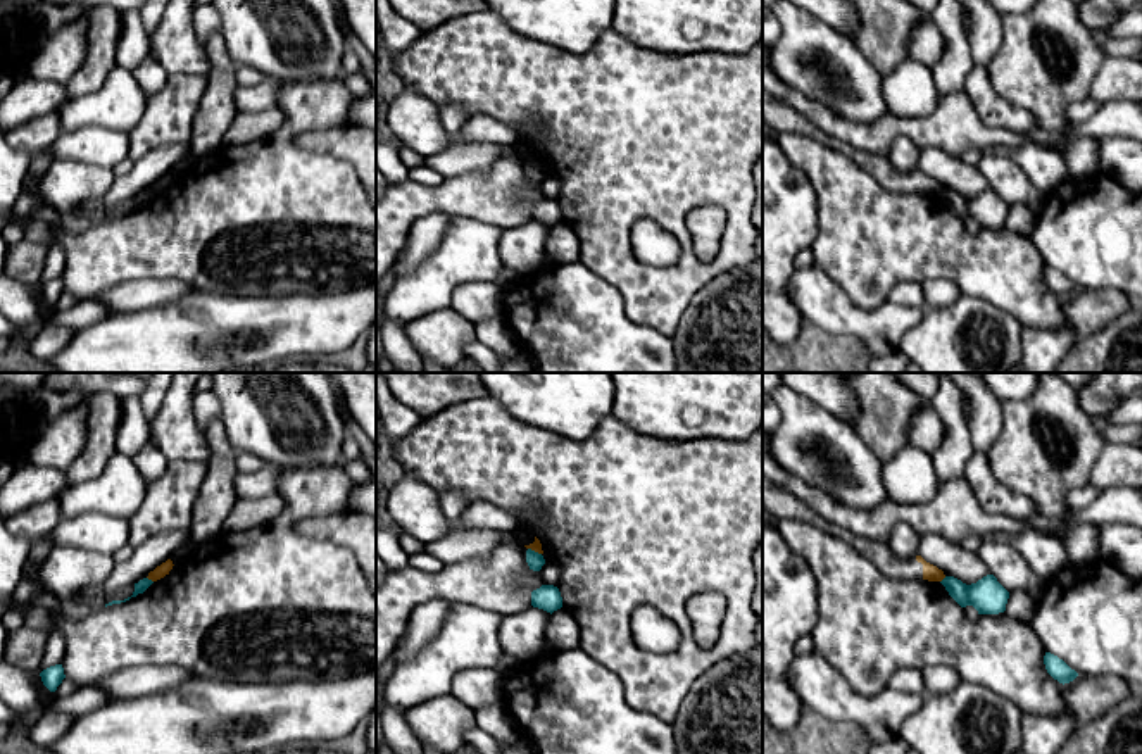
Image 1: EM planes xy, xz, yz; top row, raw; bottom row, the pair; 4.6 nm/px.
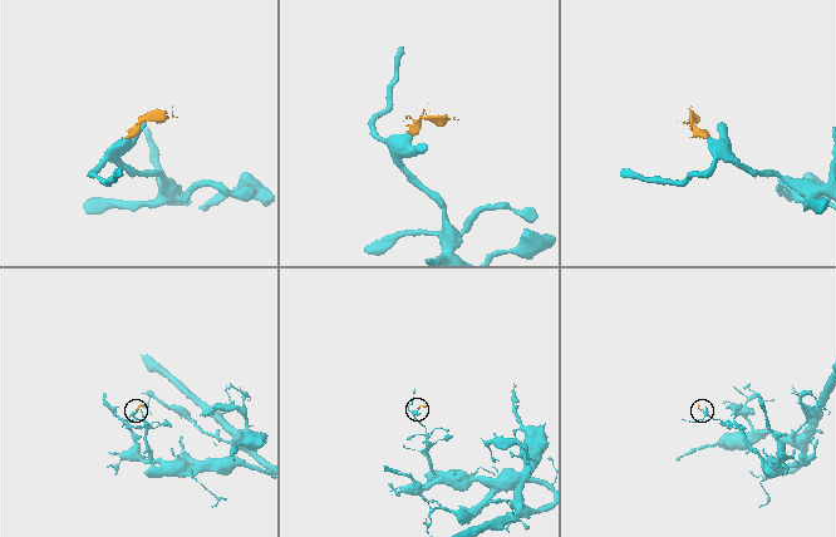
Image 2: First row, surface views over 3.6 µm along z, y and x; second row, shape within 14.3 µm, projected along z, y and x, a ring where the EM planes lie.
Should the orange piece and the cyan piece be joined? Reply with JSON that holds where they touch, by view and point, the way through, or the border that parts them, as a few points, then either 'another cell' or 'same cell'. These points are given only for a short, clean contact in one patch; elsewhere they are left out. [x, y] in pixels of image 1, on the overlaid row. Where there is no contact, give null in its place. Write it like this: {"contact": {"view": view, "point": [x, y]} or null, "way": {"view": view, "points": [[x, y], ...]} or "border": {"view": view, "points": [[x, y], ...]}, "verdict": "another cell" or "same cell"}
{"contact": {"view": "xy", "point": [150, 578]}, "border": {"view": "xy", "points": [[147, 577], [152, 582]]}, "verdict": "another cell"}

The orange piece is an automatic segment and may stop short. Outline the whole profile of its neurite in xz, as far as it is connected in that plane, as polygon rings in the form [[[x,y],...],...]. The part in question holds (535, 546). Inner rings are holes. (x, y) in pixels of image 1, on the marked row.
[[[530,519],[519,523],[518,530],[514,531],[516,537],[524,544],[526,549],[531,549],[538,554],[543,554],[540,540],[535,537],[536,530],[531,526]]]

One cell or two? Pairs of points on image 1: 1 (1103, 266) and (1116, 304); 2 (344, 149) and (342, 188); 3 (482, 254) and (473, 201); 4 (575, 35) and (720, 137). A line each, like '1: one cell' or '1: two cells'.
1: two cells
2: two cells
3: two cells
4: two cells

